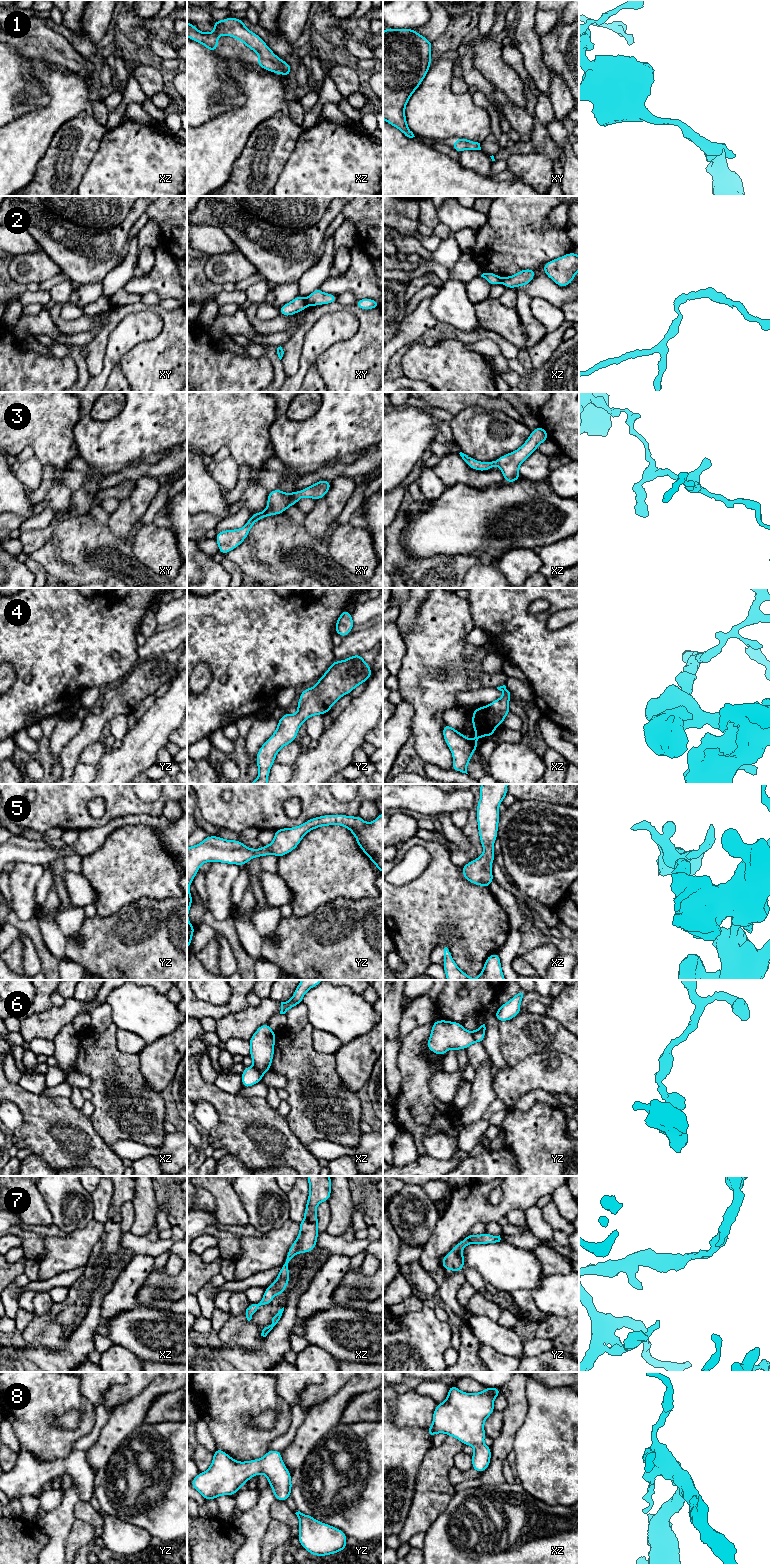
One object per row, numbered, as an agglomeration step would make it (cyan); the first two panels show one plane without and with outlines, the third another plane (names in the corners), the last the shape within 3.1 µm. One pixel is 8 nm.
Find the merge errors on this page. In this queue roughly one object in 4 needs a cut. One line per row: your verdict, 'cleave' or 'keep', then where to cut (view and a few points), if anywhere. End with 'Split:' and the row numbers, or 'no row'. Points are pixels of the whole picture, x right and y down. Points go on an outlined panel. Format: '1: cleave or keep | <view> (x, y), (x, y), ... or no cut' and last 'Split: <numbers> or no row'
1: keep | no cut
2: cleave | xy (304, 299), (307, 304)
3: keep | no cut
4: keep | no cut
5: keep | no cut
6: cleave | xz (253, 1066), (263, 1073)
7: keep | no cut
8: keep | no cut
Split: 2, 6

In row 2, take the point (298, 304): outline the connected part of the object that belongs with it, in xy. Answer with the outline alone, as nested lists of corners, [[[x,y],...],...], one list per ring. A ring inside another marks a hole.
[[[298,295],[291,302],[282,305],[279,308],[279,311],[281,315],[288,317],[295,313],[305,310],[306,307],[307,307],[306,300]]]

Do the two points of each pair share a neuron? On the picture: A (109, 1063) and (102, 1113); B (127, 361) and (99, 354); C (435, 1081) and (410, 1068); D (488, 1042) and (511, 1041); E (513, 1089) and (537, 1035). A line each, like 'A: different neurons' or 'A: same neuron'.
A: same neuron
B: same neuron
C: different neurons
D: different neurons
E: different neurons

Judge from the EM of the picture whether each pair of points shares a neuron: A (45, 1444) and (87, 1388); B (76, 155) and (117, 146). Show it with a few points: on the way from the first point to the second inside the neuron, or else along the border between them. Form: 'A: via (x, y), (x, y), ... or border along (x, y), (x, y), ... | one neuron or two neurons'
A: border along (79, 1382), (79, 1391), (94, 1406) | two neurons
B: border along (108, 130), (85, 171) | two neurons

